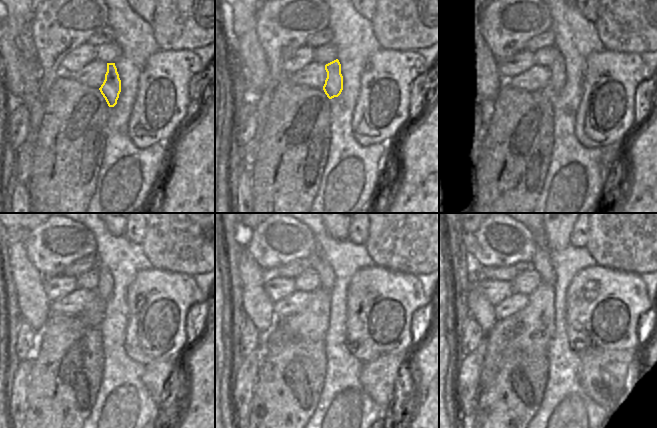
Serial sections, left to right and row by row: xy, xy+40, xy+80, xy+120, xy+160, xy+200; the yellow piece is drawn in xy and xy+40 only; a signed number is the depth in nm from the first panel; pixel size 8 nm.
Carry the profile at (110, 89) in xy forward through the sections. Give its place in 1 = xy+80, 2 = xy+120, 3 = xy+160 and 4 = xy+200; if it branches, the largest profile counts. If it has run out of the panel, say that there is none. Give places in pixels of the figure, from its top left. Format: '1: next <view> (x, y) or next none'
1: next xy+80 (557, 81)
2: next xy+120 (104, 289)
3: next xy+160 (318, 262)
4: next xy+200 (541, 262)

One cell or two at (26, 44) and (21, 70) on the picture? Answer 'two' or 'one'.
two

